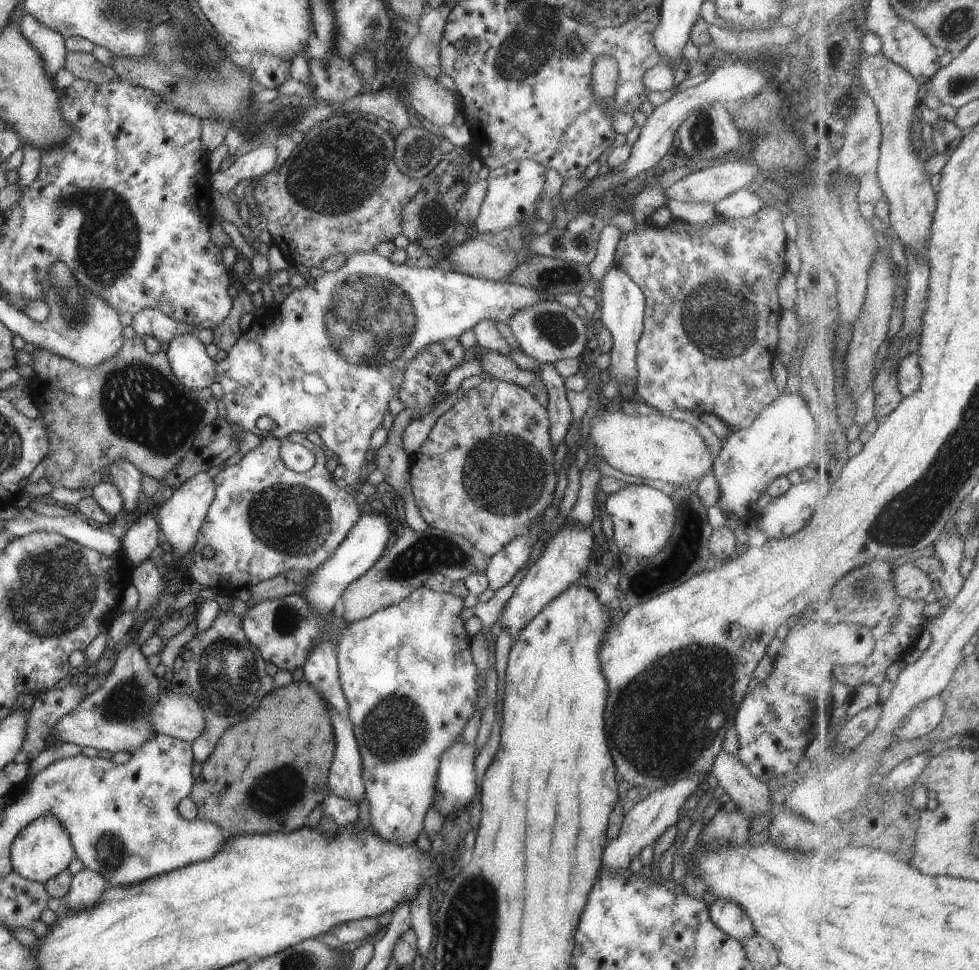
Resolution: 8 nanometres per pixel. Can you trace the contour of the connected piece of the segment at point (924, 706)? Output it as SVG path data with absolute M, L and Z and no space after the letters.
M942 694L917 705L909 714L906 722L897 730L899 739L915 740L929 736L941 727L947 708Z

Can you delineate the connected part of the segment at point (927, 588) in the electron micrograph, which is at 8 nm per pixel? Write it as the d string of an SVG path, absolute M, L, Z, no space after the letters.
M910 561L899 562L893 571L896 592L903 598L923 600L933 590L933 579Z

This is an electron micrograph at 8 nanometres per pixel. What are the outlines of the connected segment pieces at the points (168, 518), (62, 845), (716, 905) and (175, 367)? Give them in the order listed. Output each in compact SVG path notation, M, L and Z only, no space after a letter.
M201 472L175 488L171 497L159 507L156 517L157 528L161 530L171 546L171 555L168 559L172 564L180 561L185 554L190 554L205 519L207 508L213 499L213 490L215 490L213 480L206 472Z
M35 818L33 822L29 822L19 830L10 845L12 872L25 880L39 882L42 885L59 872L66 870L73 856L74 852L67 838L67 832L63 832L63 826L59 826L55 818Z
M717 897L708 906L708 913L713 925L717 926L729 938L734 938L740 943L744 938L755 933L751 919L735 902L725 900L723 897Z
M193 333L171 338L165 352L171 373L190 390L201 390L215 381L215 362L207 356L205 347Z

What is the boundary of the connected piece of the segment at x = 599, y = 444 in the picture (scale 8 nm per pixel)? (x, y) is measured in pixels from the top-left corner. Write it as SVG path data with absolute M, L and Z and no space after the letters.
M601 408L595 416L590 419L589 426L588 434L595 445L595 454L597 454L601 460L609 464L609 466L613 467L615 470L619 470L619 472L623 472L623 474L630 474L631 476L635 476L635 478L643 478L643 480L662 480L664 482L671 482L673 485L687 485L692 480L699 481L700 478L703 478L709 471L712 472L713 456L711 456L711 452L707 449L705 441L703 441L703 438L697 433L695 427L684 421L670 419L667 414L652 412L649 415L640 415L639 413L634 415L632 413L625 414L621 409L618 409L616 412L608 412Z

